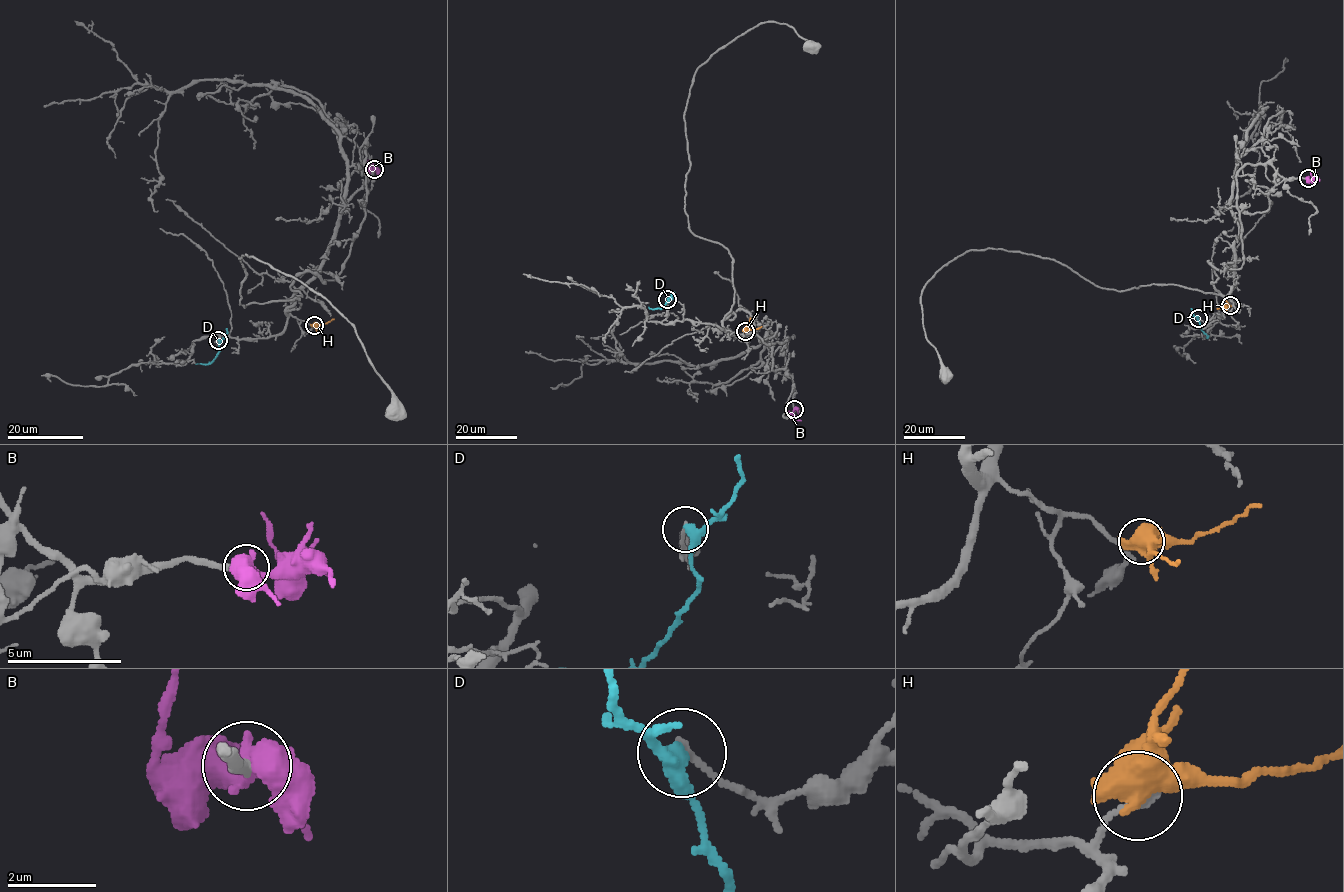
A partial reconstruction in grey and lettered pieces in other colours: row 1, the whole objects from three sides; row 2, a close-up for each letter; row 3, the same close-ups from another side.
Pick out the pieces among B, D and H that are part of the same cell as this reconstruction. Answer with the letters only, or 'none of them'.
B

